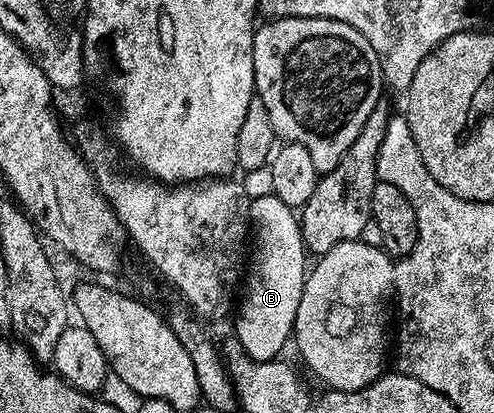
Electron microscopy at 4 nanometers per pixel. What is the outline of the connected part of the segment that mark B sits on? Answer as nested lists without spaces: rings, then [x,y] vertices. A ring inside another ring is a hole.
[[[274,195],[252,200],[249,229],[255,250],[249,253],[245,284],[234,314],[233,337],[253,360],[274,361],[289,345],[295,331],[297,307],[301,307],[303,282],[309,272],[309,254],[303,243],[303,226],[296,210],[281,203],[281,199]]]

